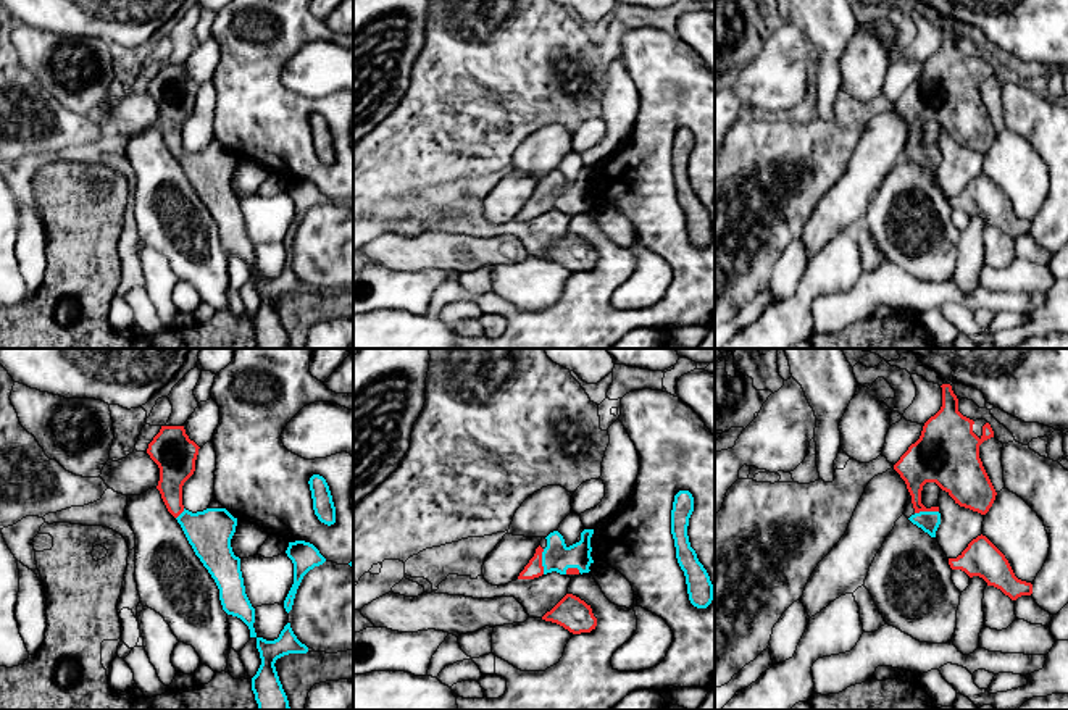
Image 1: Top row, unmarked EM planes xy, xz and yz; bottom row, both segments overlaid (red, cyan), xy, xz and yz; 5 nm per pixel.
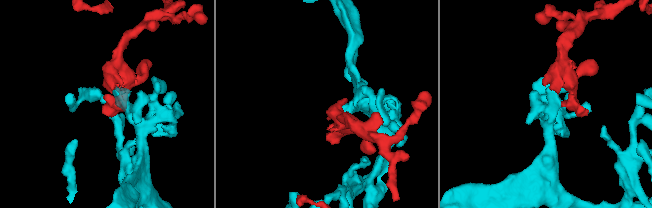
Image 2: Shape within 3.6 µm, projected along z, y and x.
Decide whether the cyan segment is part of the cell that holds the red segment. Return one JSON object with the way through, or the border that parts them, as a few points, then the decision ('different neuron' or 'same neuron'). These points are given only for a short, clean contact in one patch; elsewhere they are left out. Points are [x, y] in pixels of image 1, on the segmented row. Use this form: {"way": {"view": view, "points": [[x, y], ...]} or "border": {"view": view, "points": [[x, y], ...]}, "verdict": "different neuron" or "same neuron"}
{"way": {"view": "xz", "points": [[534, 568], [541, 562], [557, 557]]}, "verdict": "same neuron"}

